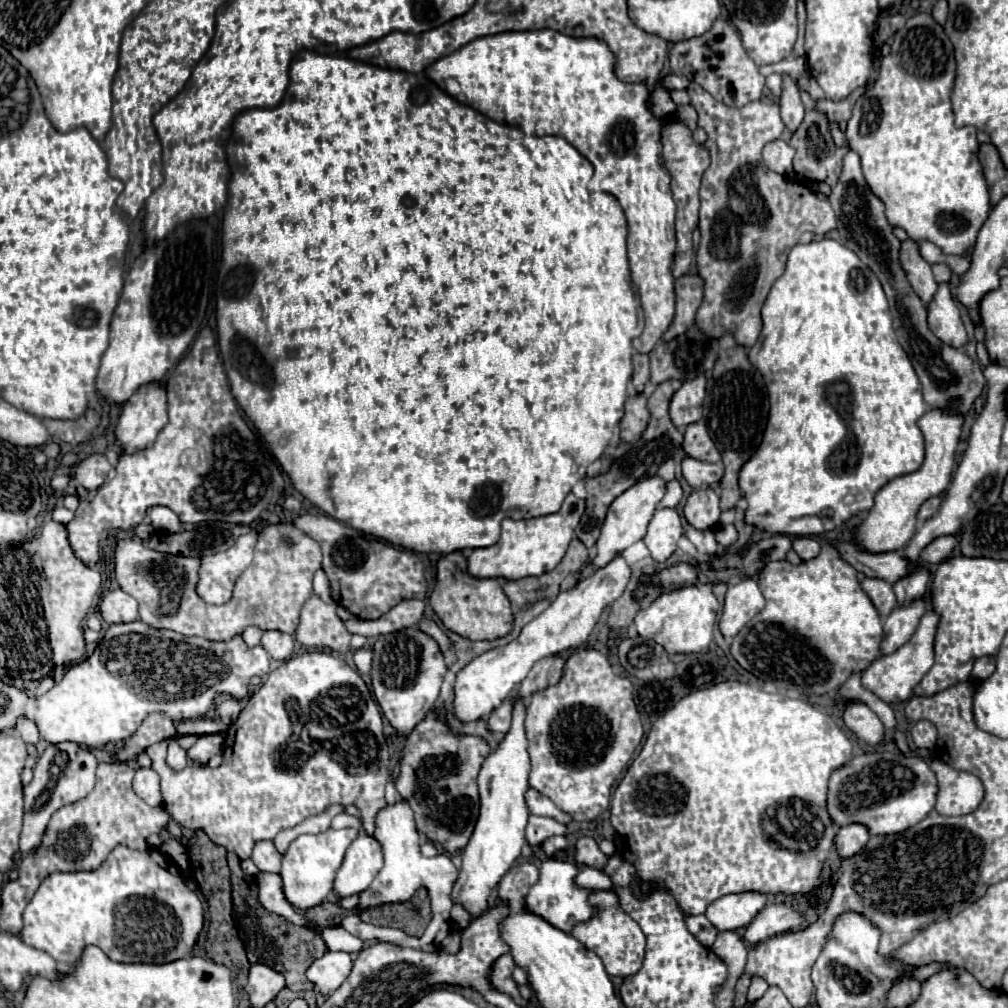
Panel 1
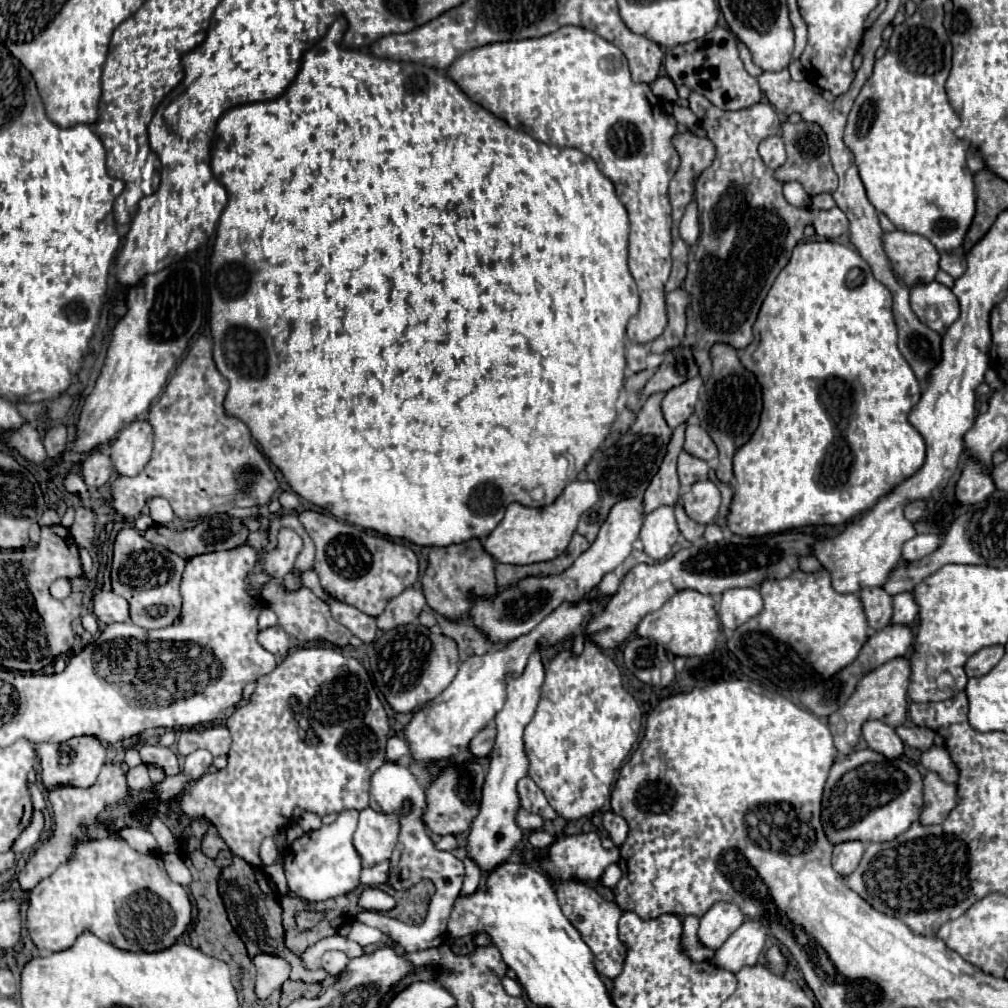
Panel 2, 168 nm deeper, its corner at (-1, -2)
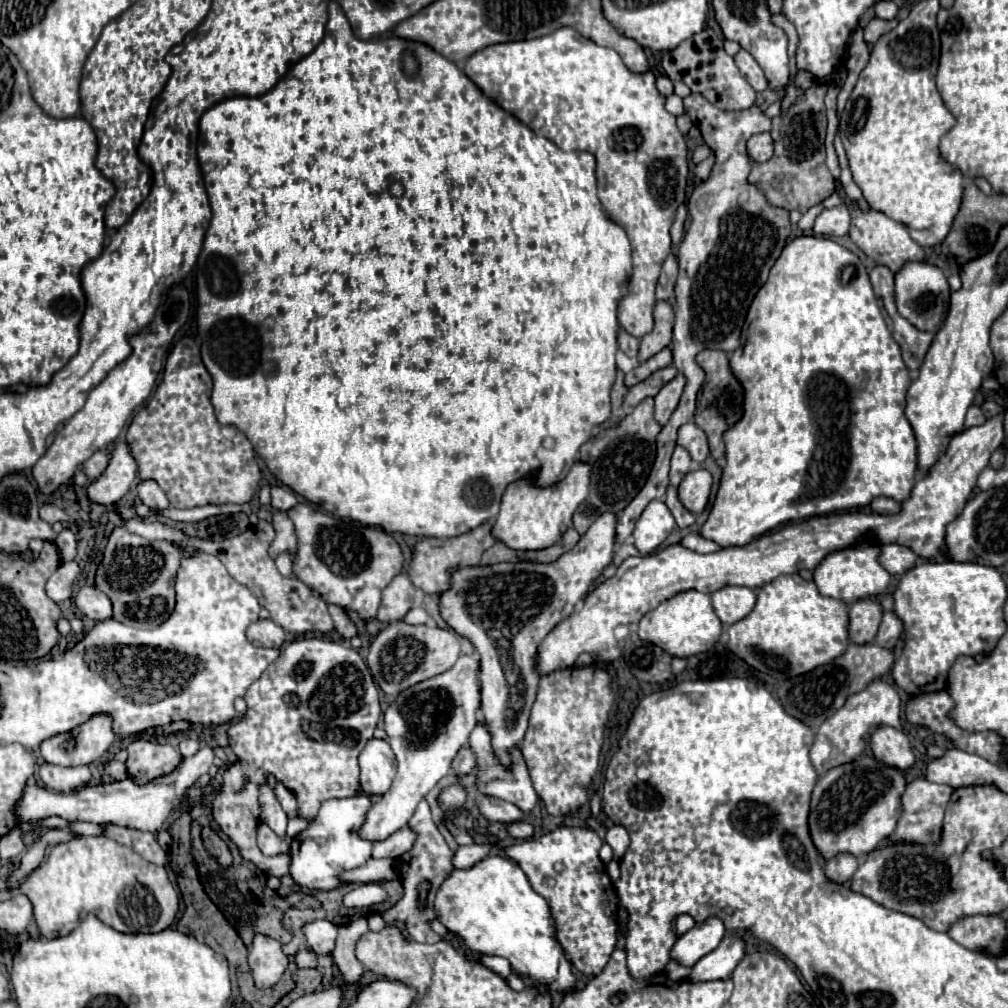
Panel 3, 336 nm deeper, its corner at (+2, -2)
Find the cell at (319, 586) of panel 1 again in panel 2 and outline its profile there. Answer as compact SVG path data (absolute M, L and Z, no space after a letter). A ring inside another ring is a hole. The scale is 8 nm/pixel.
M307 570L307 572L297 572L299 574L299 578L301 578L301 584L303 586L307 586L315 596L319 596L319 598L323 598L323 600L329 600L329 594L321 588L321 584L319 584L319 578L317 578L317 574L313 572L313 570Z

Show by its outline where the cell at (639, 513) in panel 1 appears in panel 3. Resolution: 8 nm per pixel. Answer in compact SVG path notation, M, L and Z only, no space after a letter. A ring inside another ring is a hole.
M604 512L580 538L580 542L566 554L562 554L552 564L538 562L516 562L516 564L492 564L460 568L452 574L450 590L440 596L440 614L456 630L456 634L468 638L480 654L480 684L482 684L482 714L488 732L492 734L492 748L502 766L512 766L510 750L518 748L528 730L530 708L538 694L540 674L536 672L536 654L540 642L546 634L564 618L568 618L576 604L588 594L594 580L612 564L616 546L616 524L618 516L614 512Z

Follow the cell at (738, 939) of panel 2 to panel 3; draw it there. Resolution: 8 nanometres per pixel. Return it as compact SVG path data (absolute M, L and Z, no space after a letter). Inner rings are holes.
M728 934L718 948L710 954L700 958L692 966L690 980L704 982L704 980L724 980L730 978L738 962L746 956L746 942L742 934Z

